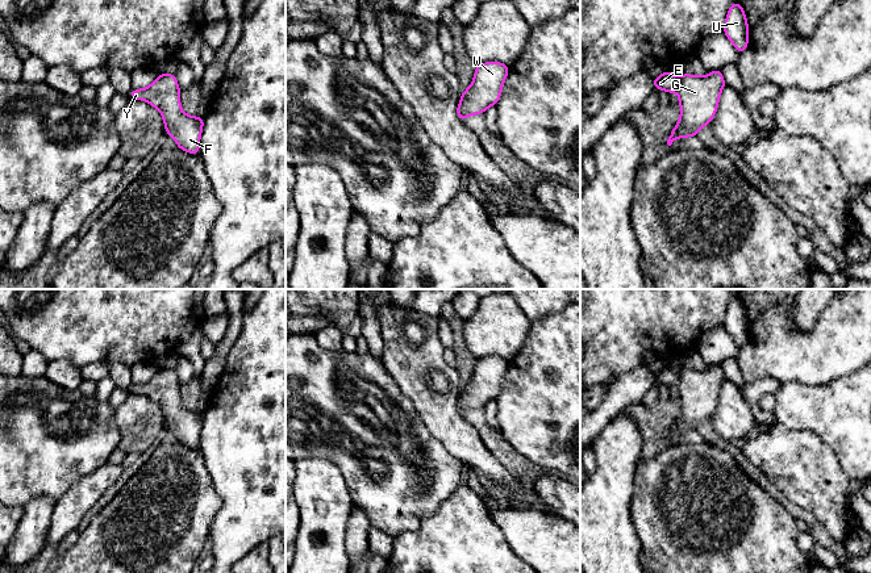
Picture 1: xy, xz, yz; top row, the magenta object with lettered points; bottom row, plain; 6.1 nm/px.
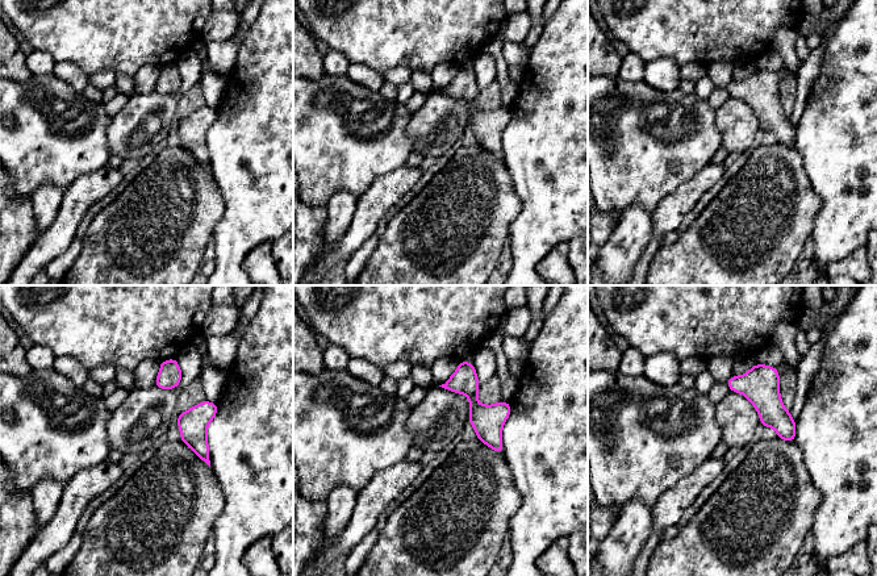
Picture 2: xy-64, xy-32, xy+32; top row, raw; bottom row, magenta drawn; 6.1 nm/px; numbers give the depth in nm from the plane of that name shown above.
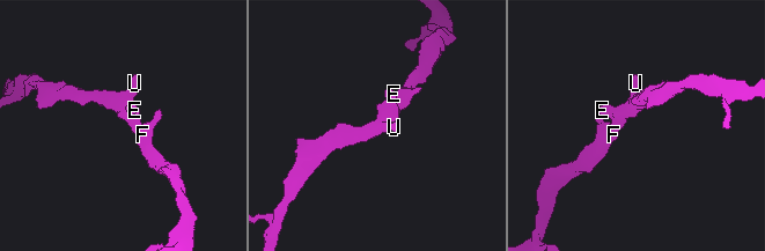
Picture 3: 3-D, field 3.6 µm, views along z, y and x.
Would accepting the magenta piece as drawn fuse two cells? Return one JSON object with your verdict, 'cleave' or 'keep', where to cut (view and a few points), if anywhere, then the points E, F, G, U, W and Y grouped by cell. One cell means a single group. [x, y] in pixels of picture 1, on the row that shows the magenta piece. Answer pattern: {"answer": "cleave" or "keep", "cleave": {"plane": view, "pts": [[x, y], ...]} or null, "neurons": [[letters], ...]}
{"answer": "keep", "cleave": null, "neurons": [["E", "F", "G", "U", "W", "Y"]]}

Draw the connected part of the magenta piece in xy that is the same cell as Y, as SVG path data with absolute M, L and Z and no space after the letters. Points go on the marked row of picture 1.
M159 74L147 88L132 89L129 96L155 106L164 121L166 134L174 138L180 150L199 155L205 118L182 110L180 92L174 74Z

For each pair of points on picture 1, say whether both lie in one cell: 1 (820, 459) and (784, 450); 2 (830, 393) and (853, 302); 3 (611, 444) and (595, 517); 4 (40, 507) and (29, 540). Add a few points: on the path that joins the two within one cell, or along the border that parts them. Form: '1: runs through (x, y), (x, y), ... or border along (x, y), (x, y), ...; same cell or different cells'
1: runs through (811, 459), (794, 459); same cell
2: border along (857, 369), (825, 383), (803, 384); different cells
3: runs through (611, 463), (611, 486), (604, 498); same cell
4: runs through (37, 515), (32, 532); same cell

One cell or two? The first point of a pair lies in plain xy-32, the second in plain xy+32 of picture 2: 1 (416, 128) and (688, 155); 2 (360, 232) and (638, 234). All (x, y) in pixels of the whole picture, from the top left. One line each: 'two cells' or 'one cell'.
1: two cells
2: two cells

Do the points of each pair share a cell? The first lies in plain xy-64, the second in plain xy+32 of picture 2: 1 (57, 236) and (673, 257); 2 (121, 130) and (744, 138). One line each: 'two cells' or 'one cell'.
1: two cells
2: one cell

